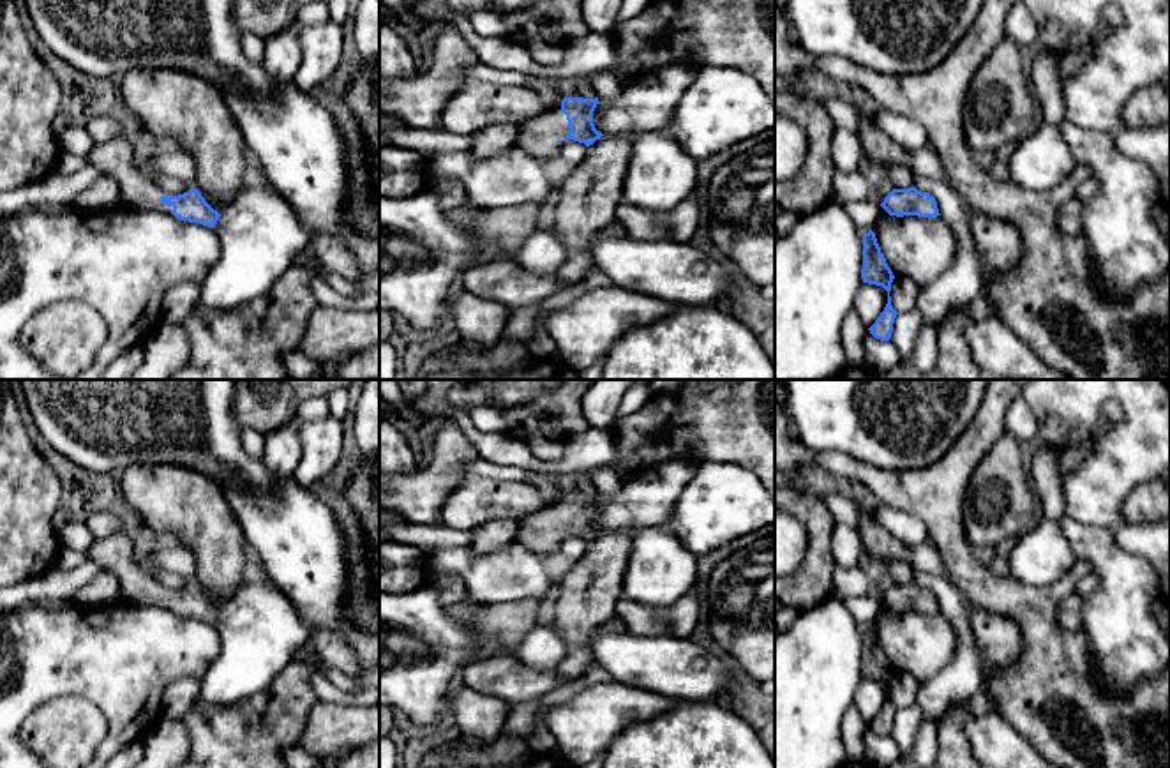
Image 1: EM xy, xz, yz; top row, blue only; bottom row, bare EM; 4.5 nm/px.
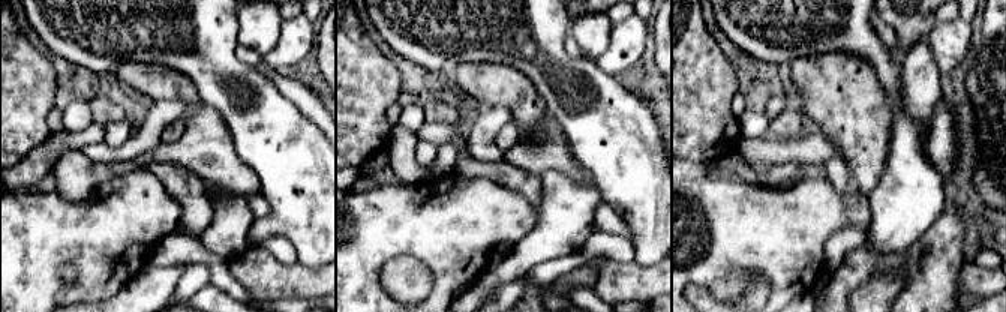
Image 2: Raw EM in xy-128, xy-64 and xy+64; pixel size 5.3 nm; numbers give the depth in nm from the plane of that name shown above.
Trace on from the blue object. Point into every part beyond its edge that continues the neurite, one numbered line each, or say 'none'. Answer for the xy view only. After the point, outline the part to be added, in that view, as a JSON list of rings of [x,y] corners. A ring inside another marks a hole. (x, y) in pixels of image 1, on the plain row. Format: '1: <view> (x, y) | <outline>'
1: xy (117, 551) | [[[125,530],[106,538],[95,538],[85,558],[118,576],[122,600],[139,606],[173,607],[173,600],[161,597],[162,591],[169,593],[171,590],[141,568],[141,563],[134,558],[132,538]]]

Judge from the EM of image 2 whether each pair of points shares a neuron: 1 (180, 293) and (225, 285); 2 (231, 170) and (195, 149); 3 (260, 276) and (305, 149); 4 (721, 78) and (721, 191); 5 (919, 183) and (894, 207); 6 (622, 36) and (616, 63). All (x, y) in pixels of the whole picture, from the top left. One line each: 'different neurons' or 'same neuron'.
1: different neurons
2: same neuron
3: different neurons
4: different neurons
5: same neuron
6: same neuron

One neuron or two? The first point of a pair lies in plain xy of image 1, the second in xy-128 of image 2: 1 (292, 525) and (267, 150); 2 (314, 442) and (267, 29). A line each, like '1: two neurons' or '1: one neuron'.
1: one neuron
2: two neurons

